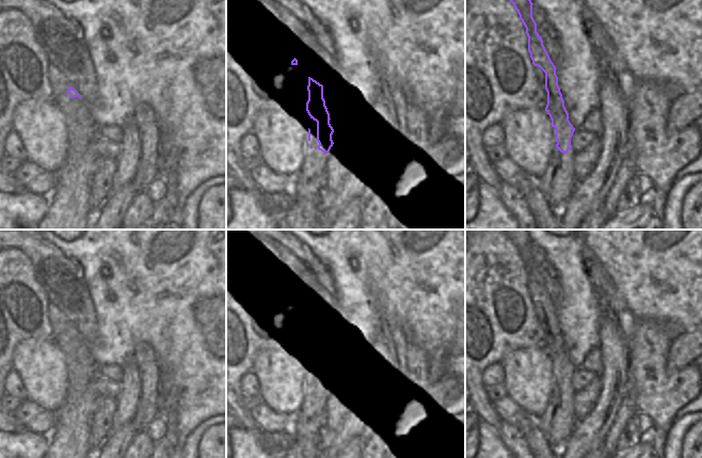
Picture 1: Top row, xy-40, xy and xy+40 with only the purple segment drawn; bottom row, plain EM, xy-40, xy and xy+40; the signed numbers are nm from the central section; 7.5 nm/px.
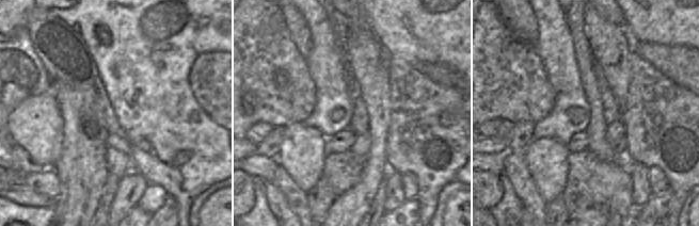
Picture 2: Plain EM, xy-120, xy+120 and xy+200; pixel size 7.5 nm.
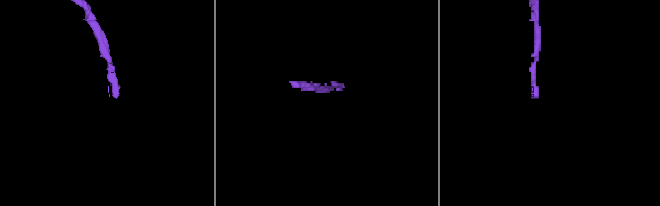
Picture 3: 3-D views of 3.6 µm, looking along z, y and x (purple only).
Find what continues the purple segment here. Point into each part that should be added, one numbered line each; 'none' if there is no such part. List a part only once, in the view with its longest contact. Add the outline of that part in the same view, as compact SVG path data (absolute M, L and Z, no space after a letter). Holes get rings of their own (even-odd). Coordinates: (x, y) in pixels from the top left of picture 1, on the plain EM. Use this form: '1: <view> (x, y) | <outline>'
1: xy (317, 406) | M308 382L308 389L299 413L299 423L310 437L319 438L319 431L330 418L335 395L334 384L328 393L324 393L318 388L312 388Z

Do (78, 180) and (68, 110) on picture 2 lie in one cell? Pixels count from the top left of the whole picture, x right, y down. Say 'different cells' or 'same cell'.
same cell

